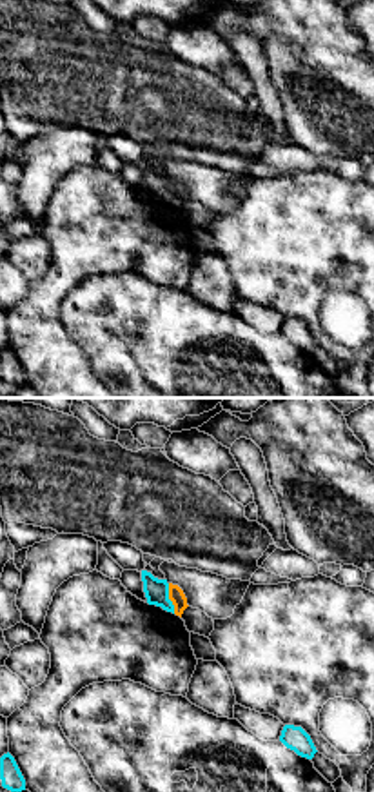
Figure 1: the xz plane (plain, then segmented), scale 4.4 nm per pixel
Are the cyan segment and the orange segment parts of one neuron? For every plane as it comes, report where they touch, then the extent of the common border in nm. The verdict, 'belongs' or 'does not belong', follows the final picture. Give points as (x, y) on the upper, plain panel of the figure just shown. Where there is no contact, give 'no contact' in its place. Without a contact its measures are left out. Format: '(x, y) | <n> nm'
(167, 191) | 140 nm

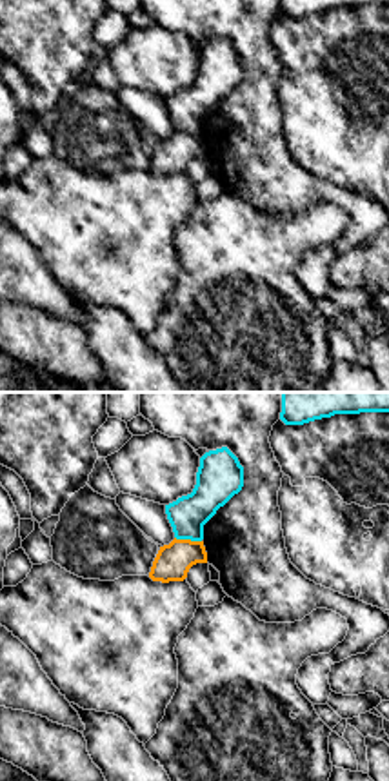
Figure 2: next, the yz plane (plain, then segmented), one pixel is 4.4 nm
(188, 131) | 120 nm

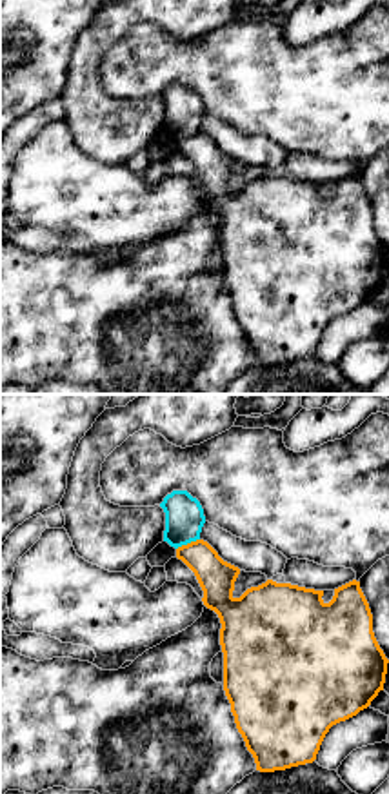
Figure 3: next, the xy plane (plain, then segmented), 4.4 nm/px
(188, 135) | 120 nm

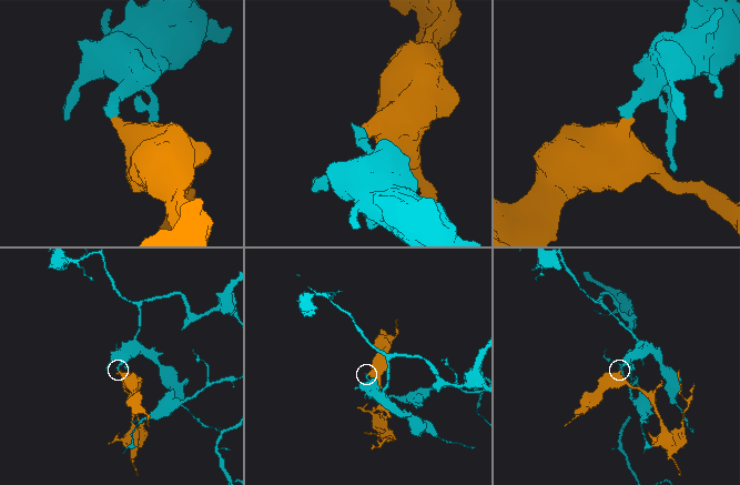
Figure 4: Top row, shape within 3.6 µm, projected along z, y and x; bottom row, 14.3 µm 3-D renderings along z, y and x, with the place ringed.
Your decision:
does not belong

